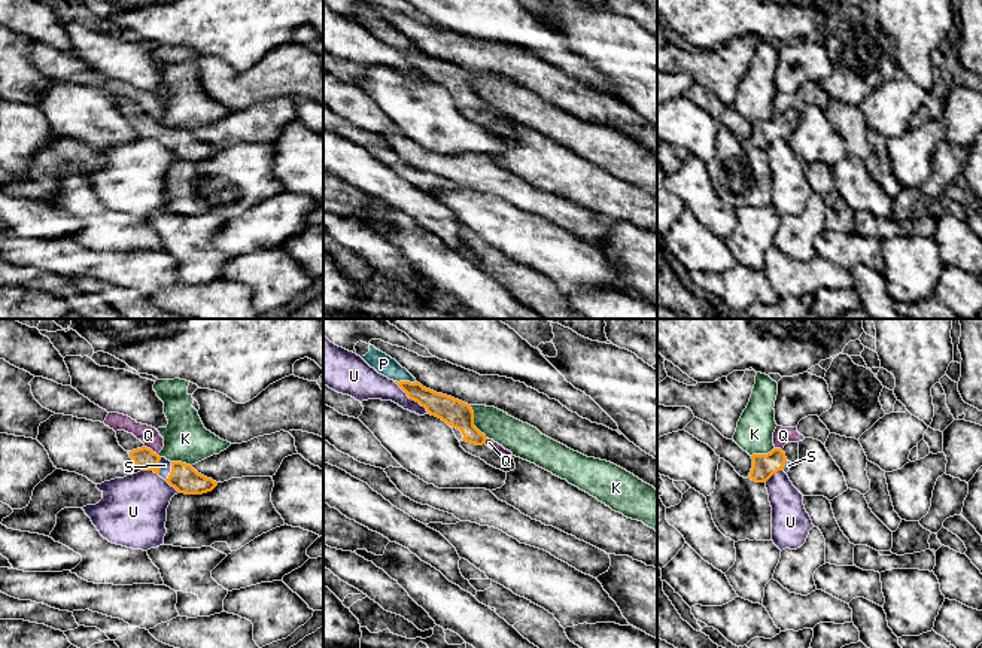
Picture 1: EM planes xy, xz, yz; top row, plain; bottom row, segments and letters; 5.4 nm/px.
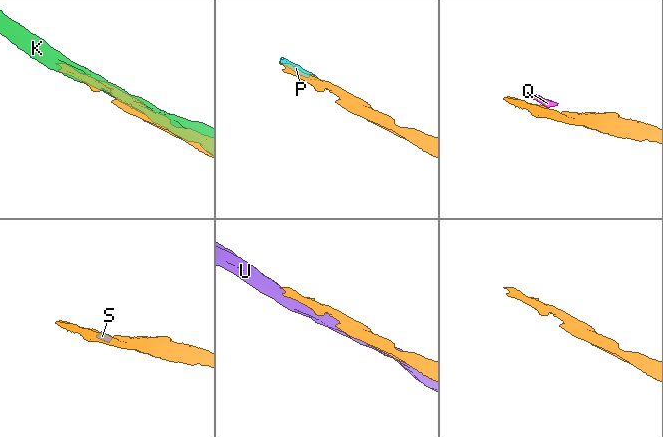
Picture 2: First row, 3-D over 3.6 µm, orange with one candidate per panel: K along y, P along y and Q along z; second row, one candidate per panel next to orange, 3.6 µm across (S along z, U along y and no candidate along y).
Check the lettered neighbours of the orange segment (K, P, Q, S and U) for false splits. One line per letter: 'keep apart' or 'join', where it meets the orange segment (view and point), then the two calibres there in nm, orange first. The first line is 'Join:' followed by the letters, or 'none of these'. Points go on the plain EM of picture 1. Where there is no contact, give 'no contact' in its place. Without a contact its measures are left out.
Join: P, S
K: keep apart | xz (473, 88) | 140/170 nm
P: join | xz (406, 48) | 130/110 nm
Q: keep apart | xy (149, 115) | 110/100 nm
S: join | xy (172, 137) | 150/60 nm
U: keep apart | xz (412, 64) | 140/160 nm

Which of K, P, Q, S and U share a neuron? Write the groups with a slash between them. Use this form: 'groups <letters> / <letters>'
groups K / P S / Q / U

